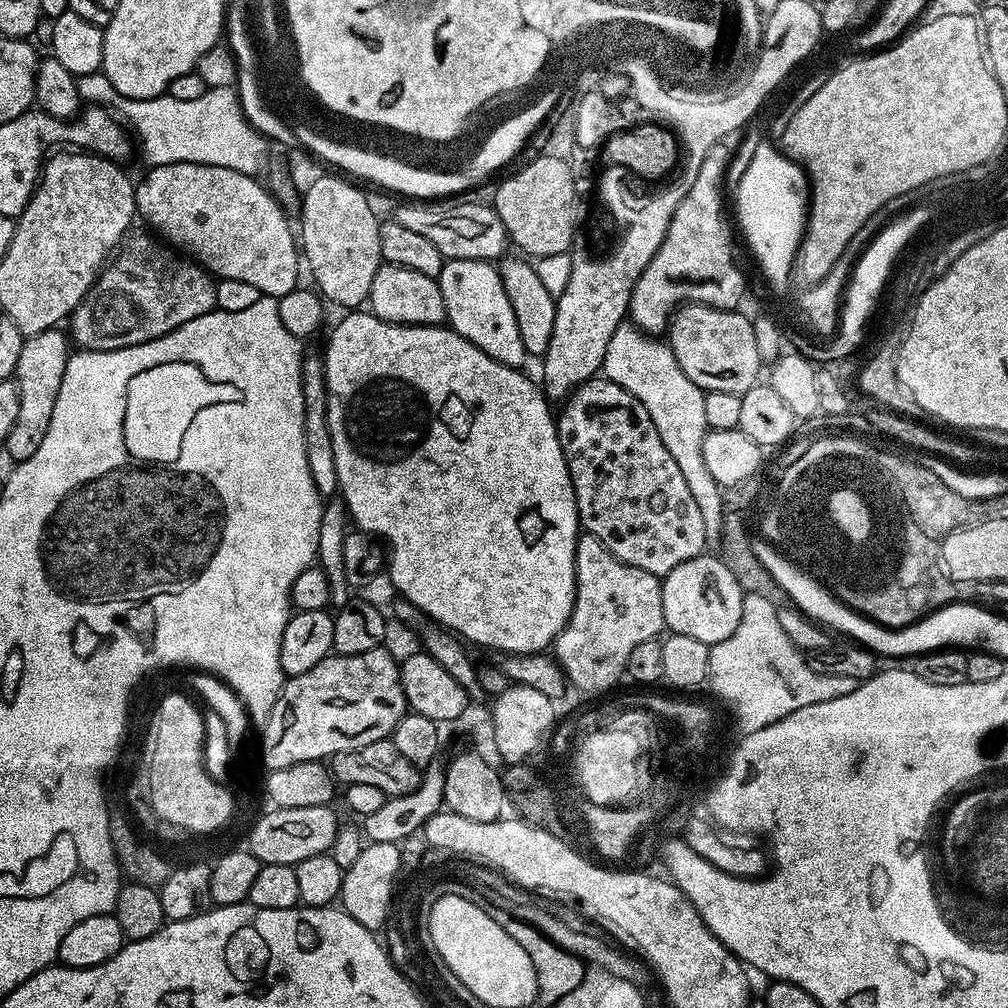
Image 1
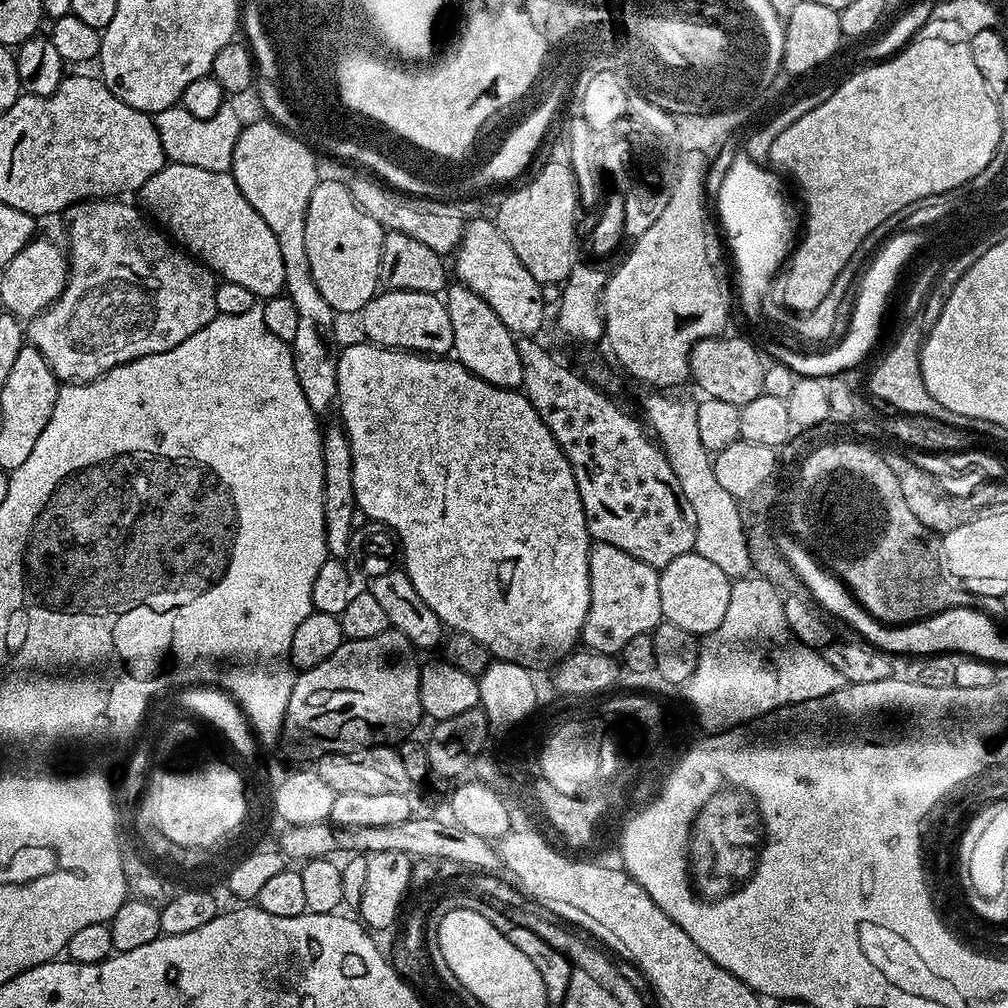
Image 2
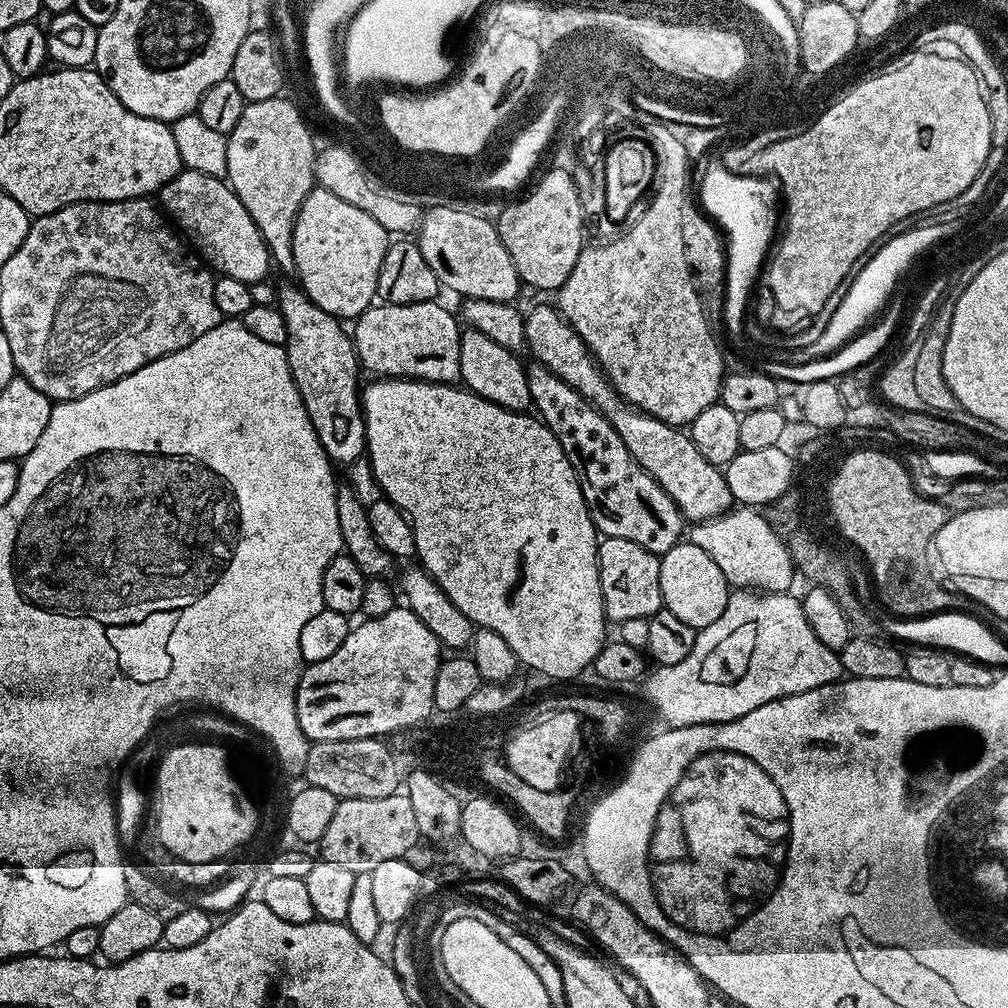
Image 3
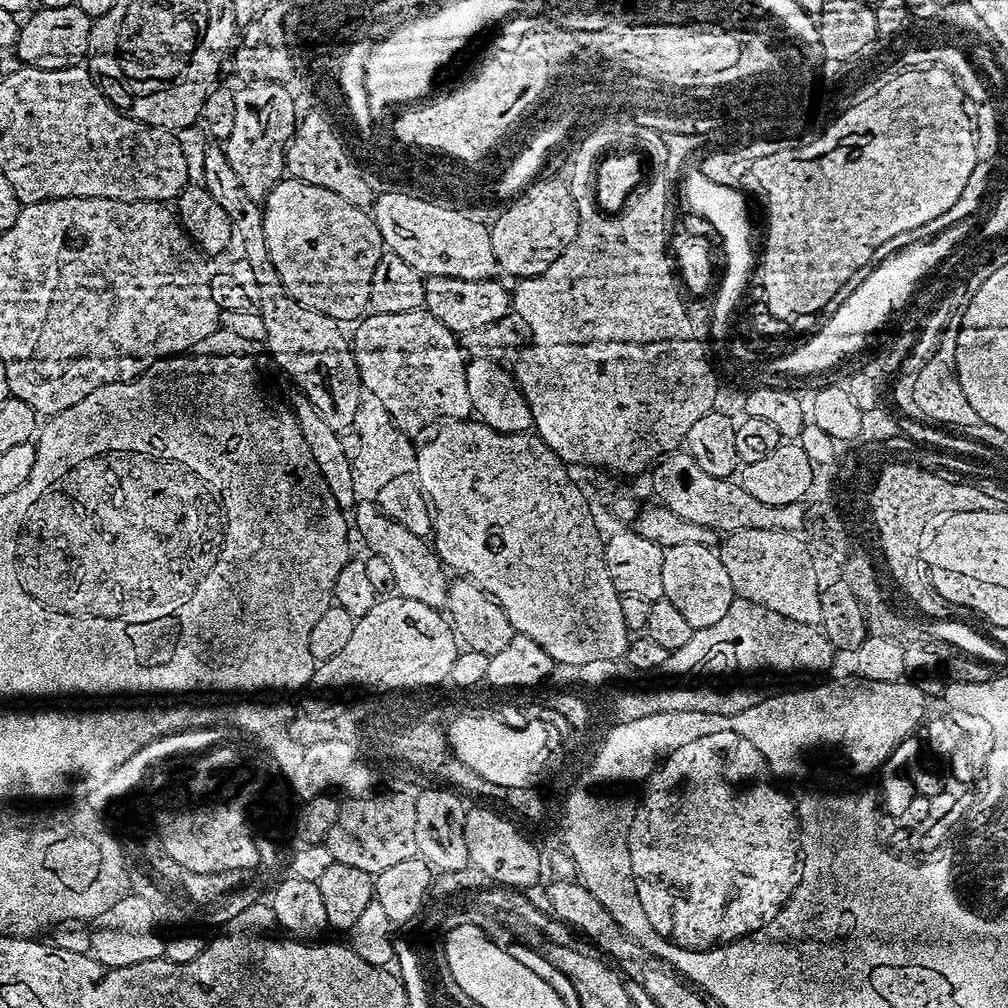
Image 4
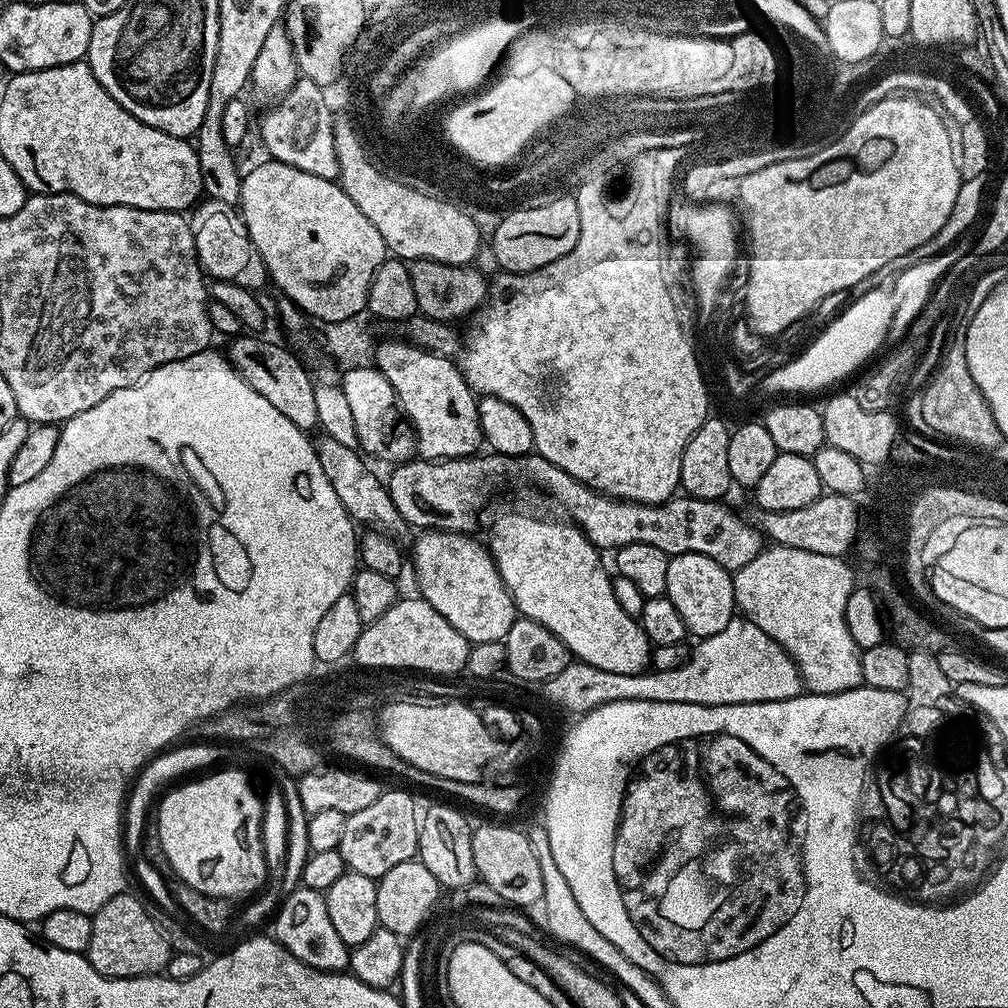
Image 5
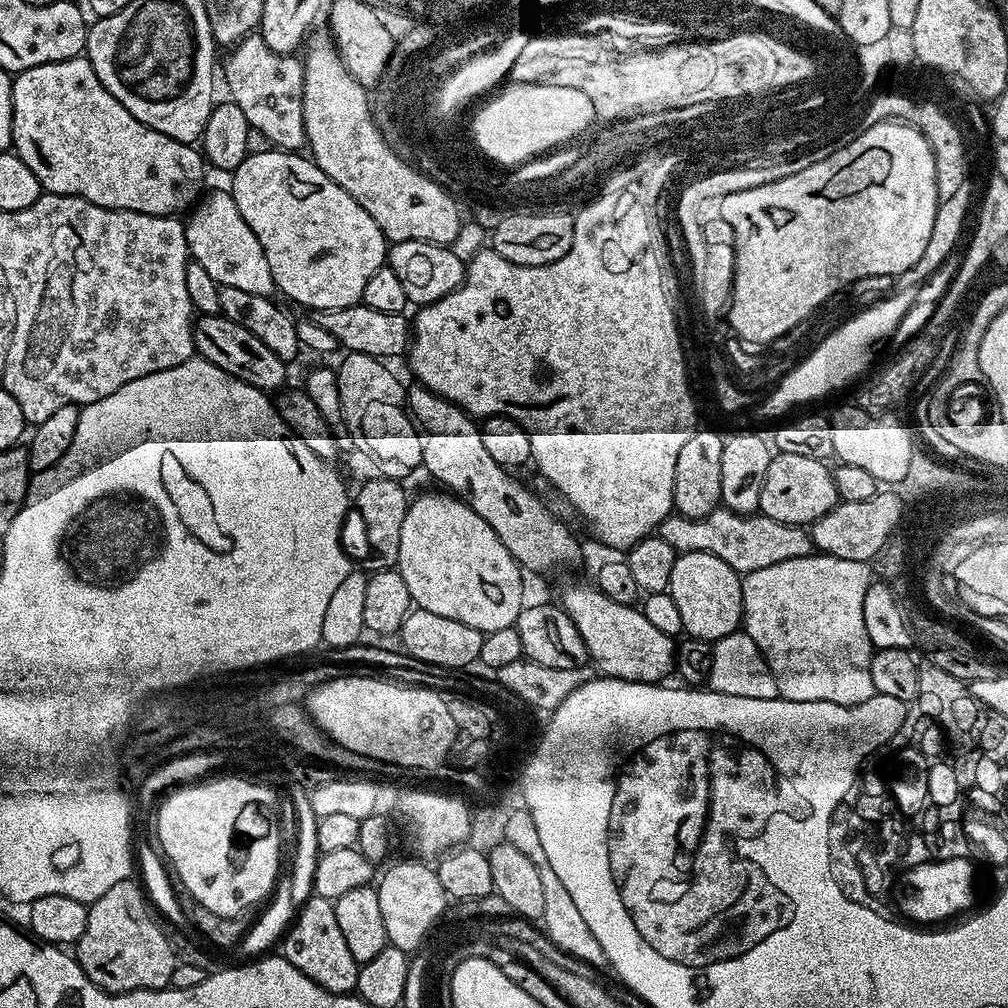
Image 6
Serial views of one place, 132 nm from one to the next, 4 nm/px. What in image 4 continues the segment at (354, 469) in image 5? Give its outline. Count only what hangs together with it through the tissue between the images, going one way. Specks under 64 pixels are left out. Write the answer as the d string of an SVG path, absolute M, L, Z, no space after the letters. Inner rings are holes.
M373 501L357 503L354 515L356 515L355 531L356 528L360 531L365 546L369 548L367 551L378 558L386 558L390 570L394 573L396 592L406 598L414 598L414 602L423 602L431 608L447 609L449 573L440 563L440 557L436 555L433 545L429 541L427 544L416 530L391 520Z

